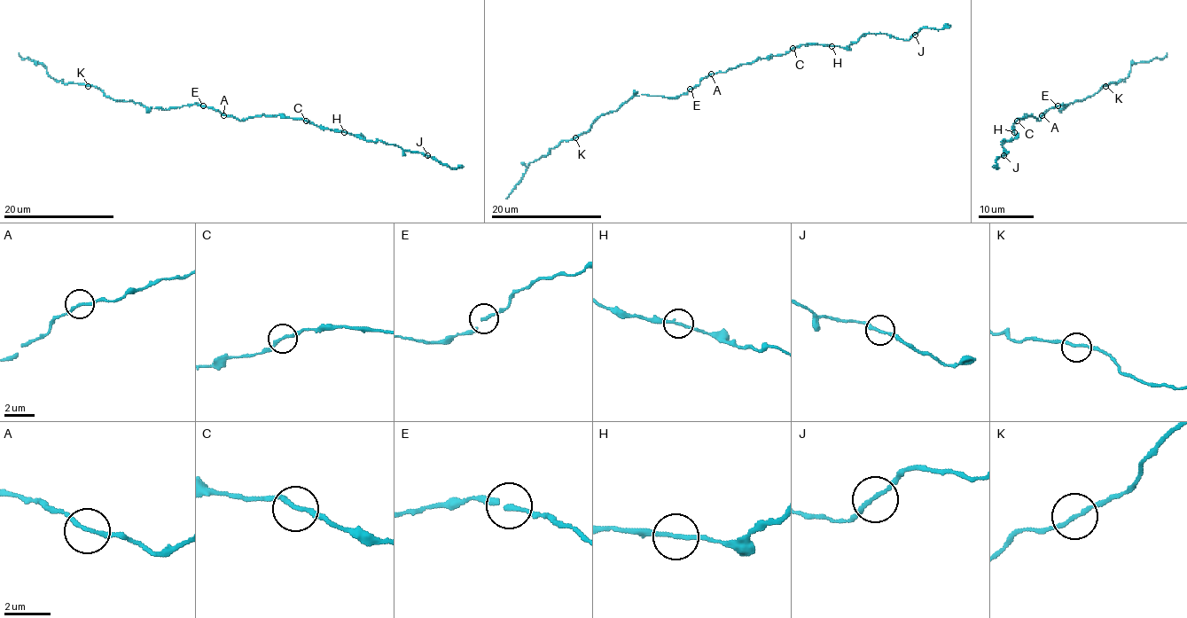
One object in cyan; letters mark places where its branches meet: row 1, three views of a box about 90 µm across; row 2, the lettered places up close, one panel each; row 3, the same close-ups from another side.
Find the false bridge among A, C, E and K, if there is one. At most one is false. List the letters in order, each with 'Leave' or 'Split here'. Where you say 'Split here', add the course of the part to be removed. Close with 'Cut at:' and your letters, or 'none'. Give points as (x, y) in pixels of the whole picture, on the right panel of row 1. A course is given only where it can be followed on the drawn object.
A: Leave
C: Leave
E: Leave
K: Leave
Cut at: none

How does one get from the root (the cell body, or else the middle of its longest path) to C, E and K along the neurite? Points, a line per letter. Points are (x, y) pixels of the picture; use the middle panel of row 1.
C: (711, 74), (751, 64), (760, 58), (782, 56), (792, 49)
E: (711, 74), (690, 89)
K: (711, 74), (686, 93), (675, 97), (633, 96), (618, 110), (603, 113), (586, 132), (575, 137)

